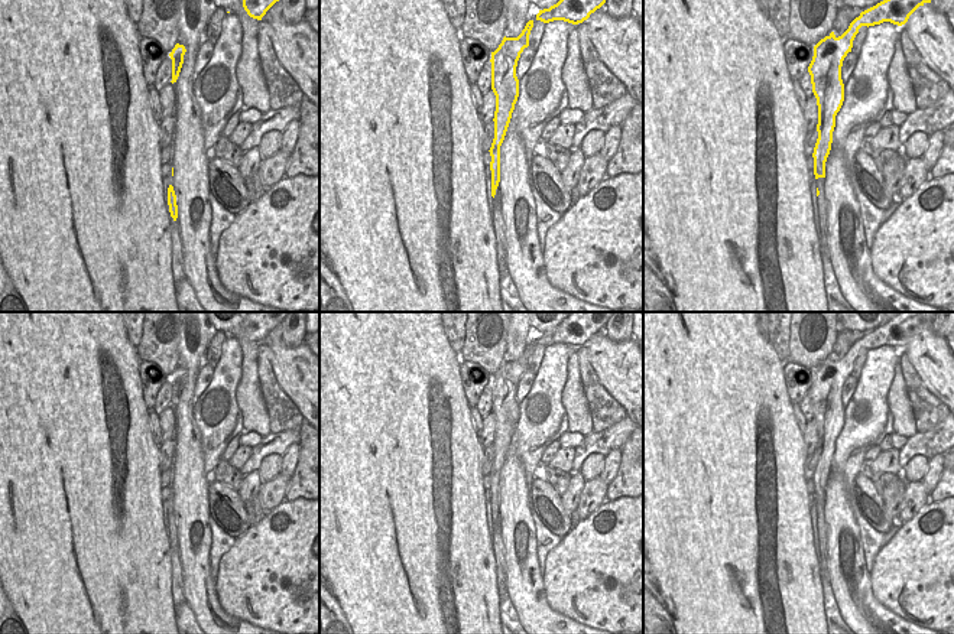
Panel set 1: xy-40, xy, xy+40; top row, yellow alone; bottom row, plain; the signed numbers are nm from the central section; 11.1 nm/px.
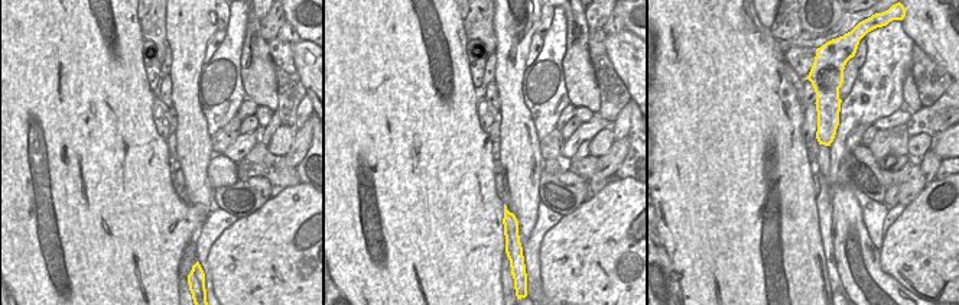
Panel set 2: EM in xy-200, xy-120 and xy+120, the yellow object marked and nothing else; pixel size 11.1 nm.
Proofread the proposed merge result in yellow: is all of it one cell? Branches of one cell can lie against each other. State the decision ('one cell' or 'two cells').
one cell

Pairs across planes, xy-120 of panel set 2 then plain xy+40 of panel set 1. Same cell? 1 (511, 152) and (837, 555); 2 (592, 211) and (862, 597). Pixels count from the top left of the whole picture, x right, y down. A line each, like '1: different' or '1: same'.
1: same
2: different

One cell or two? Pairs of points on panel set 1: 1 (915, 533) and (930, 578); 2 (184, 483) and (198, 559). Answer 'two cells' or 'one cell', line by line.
1: one cell
2: one cell

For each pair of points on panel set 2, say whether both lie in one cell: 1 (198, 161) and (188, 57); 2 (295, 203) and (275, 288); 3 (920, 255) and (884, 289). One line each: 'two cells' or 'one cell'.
1: one cell
2: one cell
3: two cells

